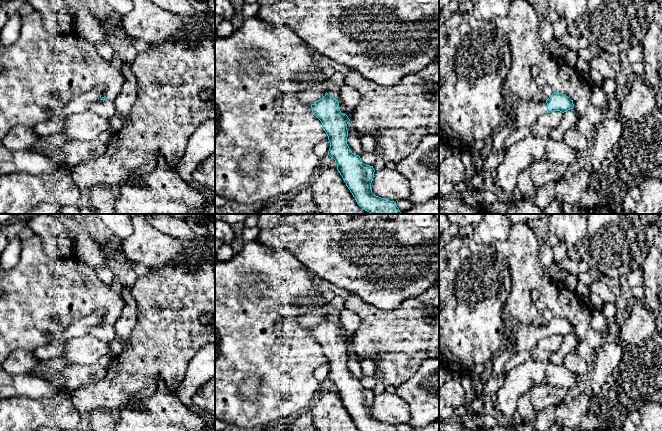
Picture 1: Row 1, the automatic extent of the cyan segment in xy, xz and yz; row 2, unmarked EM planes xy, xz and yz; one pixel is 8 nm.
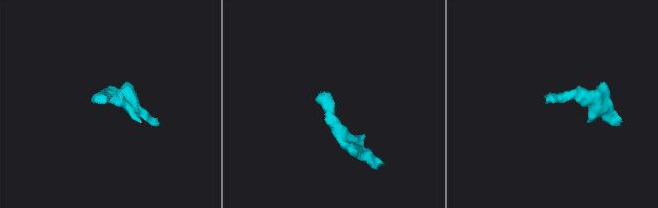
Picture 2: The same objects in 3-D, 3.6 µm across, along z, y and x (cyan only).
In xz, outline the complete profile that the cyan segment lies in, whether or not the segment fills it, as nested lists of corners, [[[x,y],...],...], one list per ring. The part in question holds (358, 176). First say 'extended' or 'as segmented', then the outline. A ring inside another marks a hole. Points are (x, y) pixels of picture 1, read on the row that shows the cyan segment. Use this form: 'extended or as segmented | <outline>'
as segmented | [[[326,92],[311,108],[328,136],[328,155],[337,163],[337,170],[357,204],[370,214],[400,214],[396,202],[372,193],[375,170],[373,166],[364,164],[359,155],[351,152],[347,144],[347,124],[350,119],[340,111],[338,100]]]

